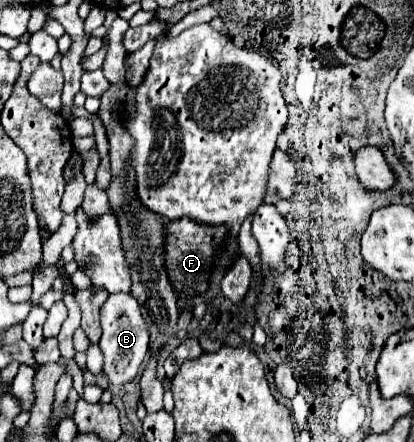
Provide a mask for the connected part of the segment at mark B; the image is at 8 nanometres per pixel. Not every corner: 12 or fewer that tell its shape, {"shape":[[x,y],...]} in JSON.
{"shape":[[130,293],[100,309],[104,373],[132,381],[148,351],[148,327]]}

